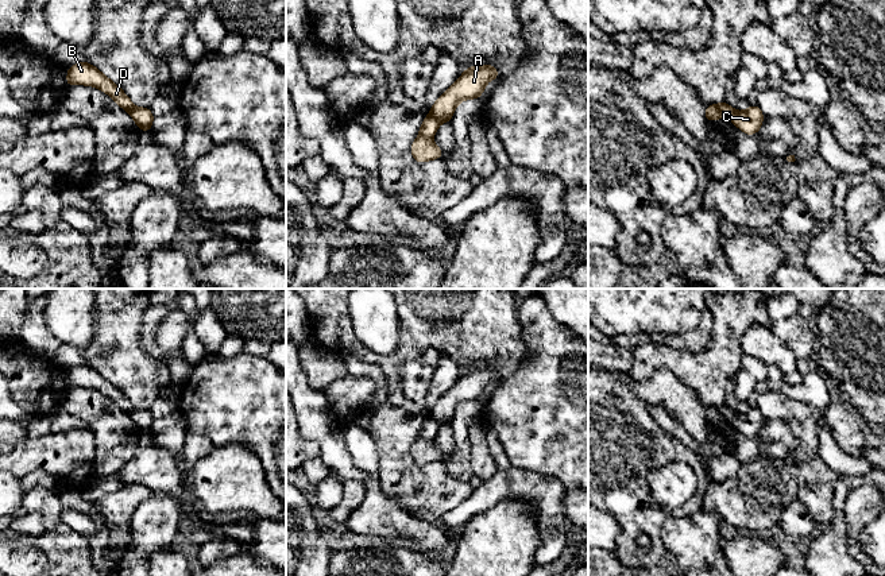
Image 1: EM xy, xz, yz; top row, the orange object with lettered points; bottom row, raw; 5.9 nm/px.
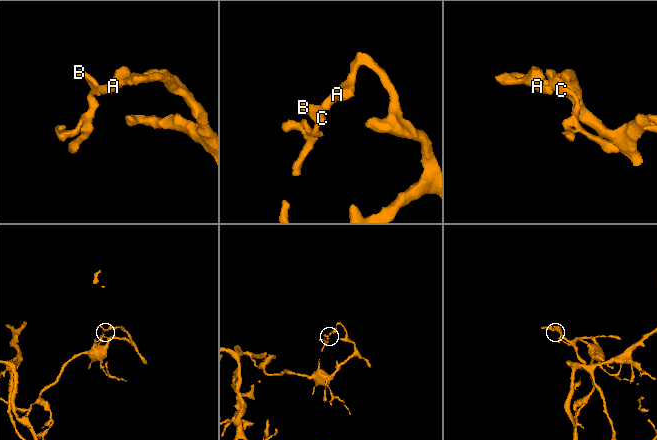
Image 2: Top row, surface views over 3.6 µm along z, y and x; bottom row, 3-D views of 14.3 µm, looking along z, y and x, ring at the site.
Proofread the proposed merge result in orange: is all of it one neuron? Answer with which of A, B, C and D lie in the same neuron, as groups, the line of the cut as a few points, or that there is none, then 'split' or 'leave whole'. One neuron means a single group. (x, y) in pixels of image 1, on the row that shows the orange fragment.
A / B C D; cut in yz along (715, 105), (723, 116); split

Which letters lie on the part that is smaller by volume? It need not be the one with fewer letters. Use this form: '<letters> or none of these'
B, C, D

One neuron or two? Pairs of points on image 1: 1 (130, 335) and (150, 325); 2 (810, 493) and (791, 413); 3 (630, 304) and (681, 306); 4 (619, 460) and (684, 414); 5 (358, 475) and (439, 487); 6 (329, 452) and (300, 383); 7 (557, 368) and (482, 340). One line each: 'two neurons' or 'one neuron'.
1: two neurons
2: one neuron
3: one neuron
4: two neurons
5: two neurons
6: one neuron
7: two neurons

